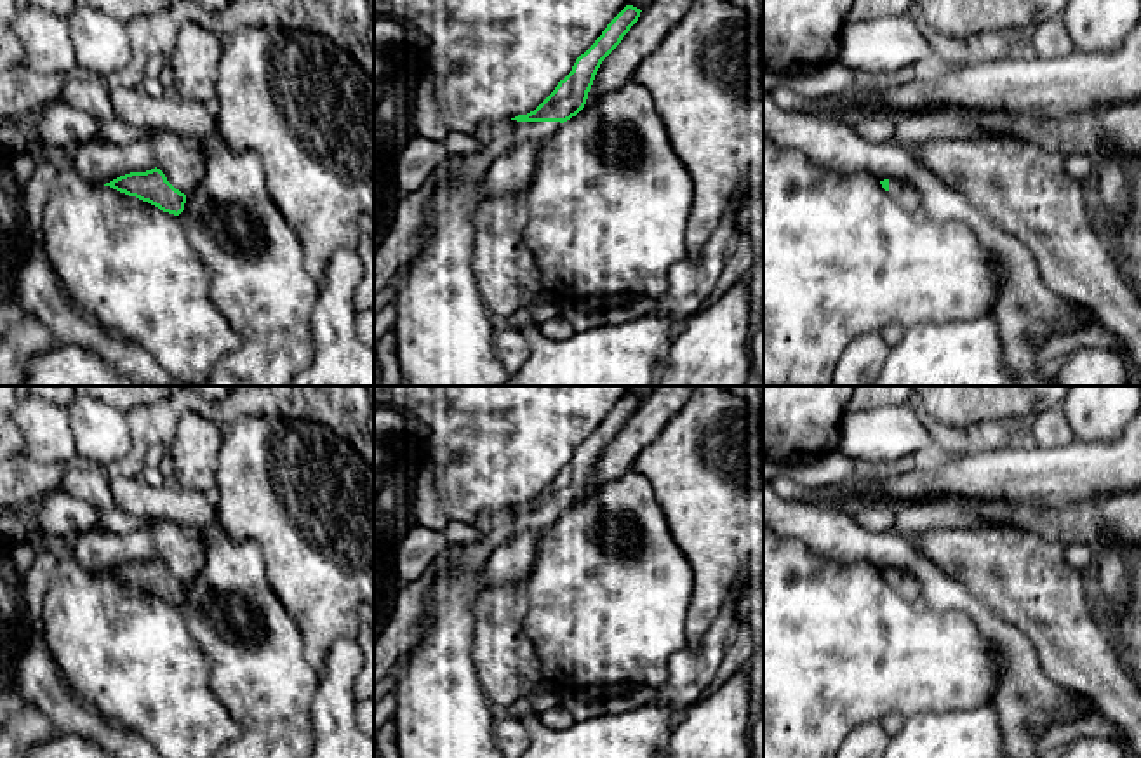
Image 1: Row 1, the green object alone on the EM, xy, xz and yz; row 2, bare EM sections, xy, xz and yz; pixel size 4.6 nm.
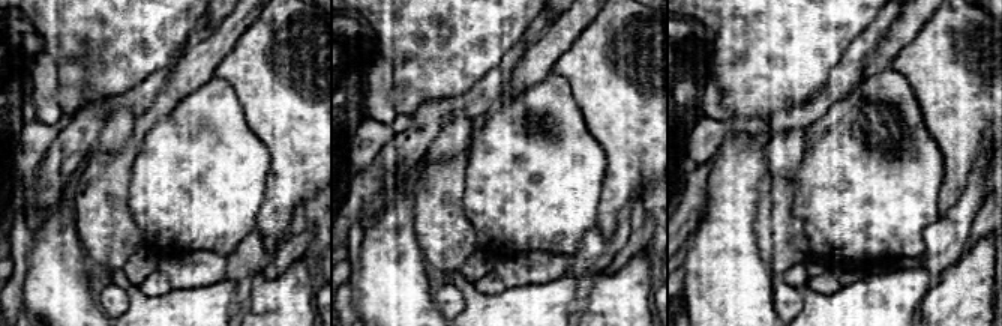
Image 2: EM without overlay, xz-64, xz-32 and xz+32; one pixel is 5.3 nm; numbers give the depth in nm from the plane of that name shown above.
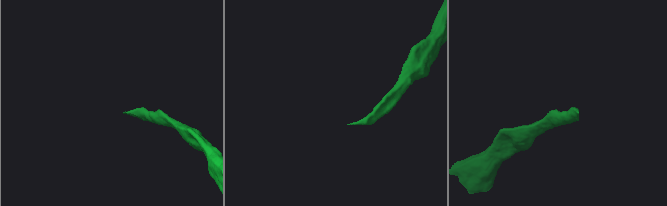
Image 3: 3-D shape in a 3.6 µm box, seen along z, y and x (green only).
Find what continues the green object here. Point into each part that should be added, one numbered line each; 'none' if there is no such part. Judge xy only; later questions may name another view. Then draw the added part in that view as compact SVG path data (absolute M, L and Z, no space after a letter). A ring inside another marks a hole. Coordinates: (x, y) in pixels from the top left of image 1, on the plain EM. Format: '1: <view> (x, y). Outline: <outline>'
none

